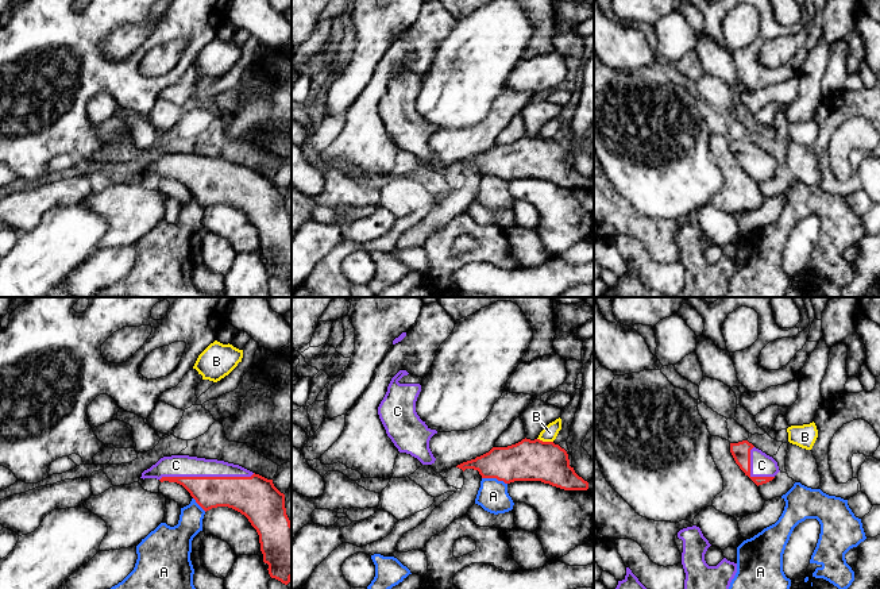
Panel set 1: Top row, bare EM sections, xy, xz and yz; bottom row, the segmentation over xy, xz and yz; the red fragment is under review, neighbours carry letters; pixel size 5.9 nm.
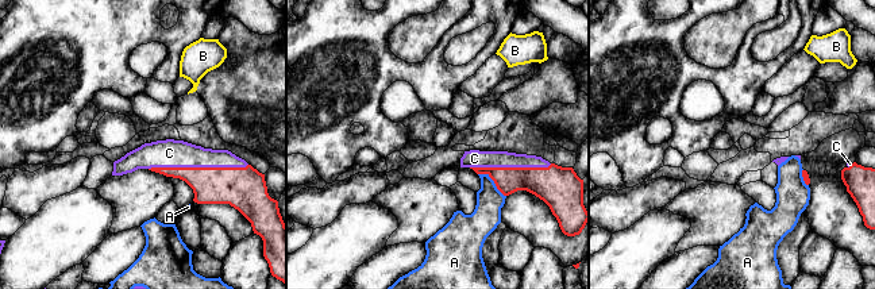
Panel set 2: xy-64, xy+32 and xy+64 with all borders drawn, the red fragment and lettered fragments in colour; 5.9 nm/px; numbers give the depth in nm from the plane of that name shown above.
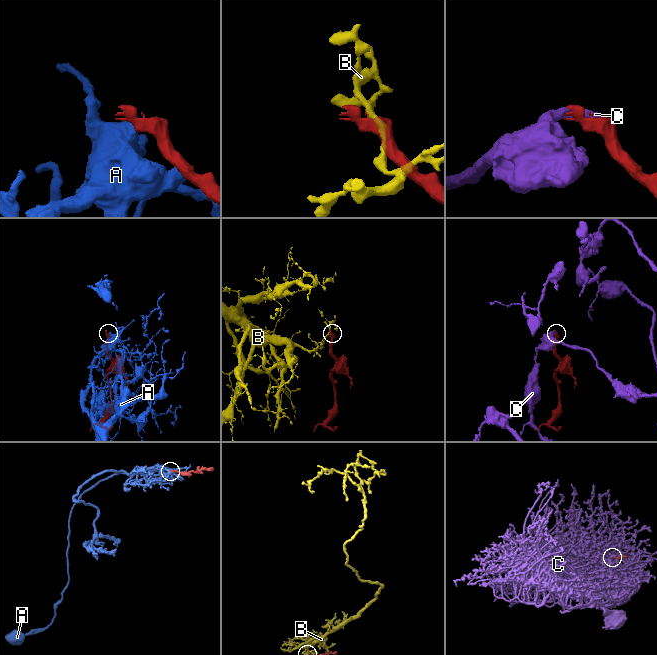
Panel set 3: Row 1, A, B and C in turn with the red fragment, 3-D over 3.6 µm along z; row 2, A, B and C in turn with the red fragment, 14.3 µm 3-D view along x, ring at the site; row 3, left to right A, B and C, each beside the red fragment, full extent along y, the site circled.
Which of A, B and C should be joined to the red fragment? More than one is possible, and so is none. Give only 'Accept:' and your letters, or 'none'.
Accept: C

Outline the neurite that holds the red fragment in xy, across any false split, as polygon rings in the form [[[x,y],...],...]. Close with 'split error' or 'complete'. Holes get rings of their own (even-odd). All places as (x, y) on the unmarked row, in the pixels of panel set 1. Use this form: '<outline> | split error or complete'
[[[189,153],[161,155],[140,176],[182,182],[207,209],[217,204],[244,212],[259,232],[263,259],[271,276],[287,282],[292,276],[292,222],[285,192],[259,172],[239,162]]] | split error

